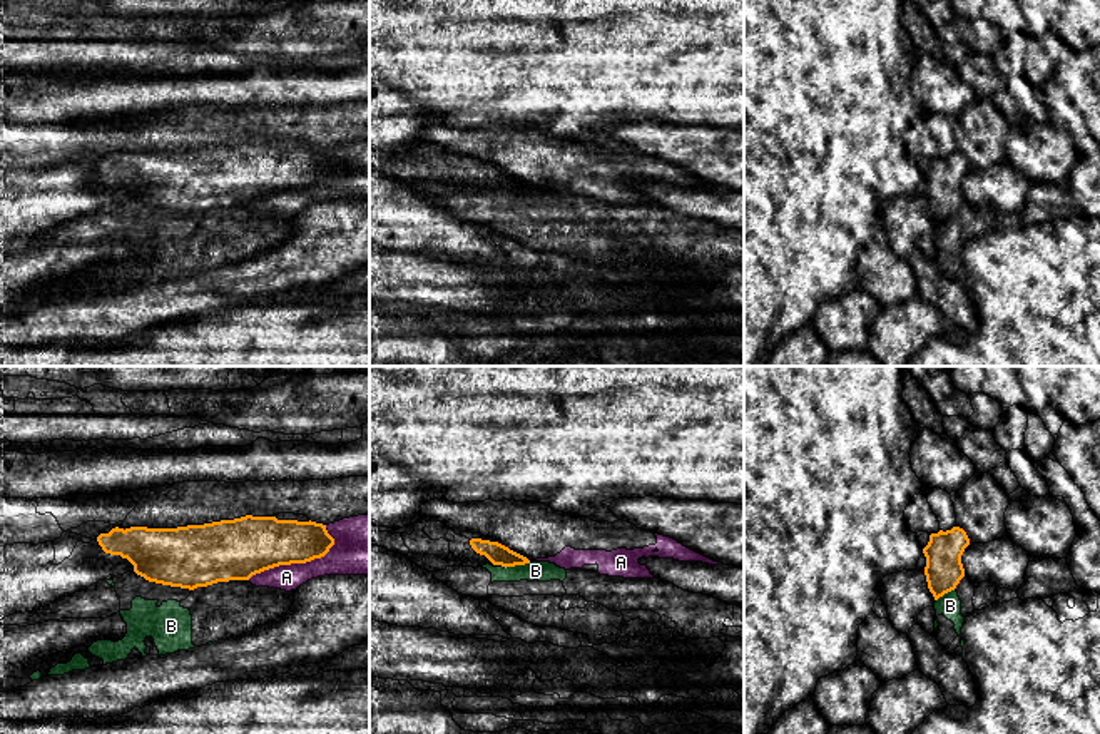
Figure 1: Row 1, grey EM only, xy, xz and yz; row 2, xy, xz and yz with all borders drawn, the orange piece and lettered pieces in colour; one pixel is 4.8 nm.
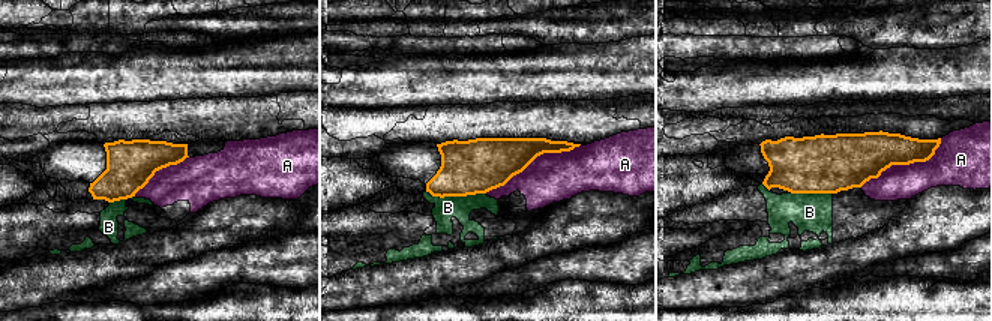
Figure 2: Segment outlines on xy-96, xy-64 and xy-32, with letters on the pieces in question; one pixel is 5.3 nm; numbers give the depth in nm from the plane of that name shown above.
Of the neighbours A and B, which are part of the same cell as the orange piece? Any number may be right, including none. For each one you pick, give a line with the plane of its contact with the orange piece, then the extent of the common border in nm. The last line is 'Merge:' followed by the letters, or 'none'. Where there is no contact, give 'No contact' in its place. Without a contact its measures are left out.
Merge: none

